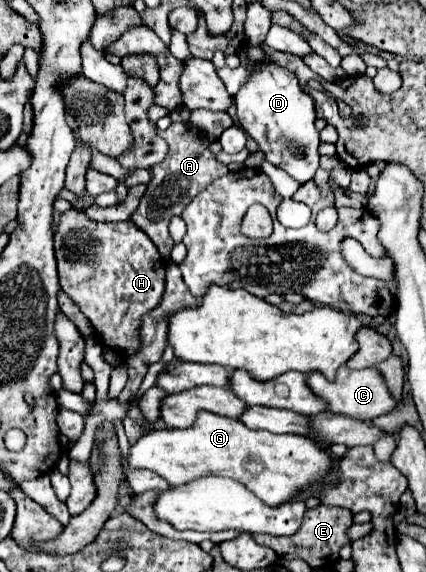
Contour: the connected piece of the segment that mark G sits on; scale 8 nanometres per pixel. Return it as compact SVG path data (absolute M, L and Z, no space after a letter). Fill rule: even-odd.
M199 412L197 420L189 428L163 428L143 434L135 444L131 444L127 454L129 468L133 470L151 470L167 480L167 484L185 484L187 480L195 480L199 476L225 476L241 482L249 488L261 502L267 506L279 506L293 498L299 490L317 484L331 466L331 456L311 444L305 436L299 434L273 434L267 430L251 430L243 422L227 416L215 416L211 412Z

